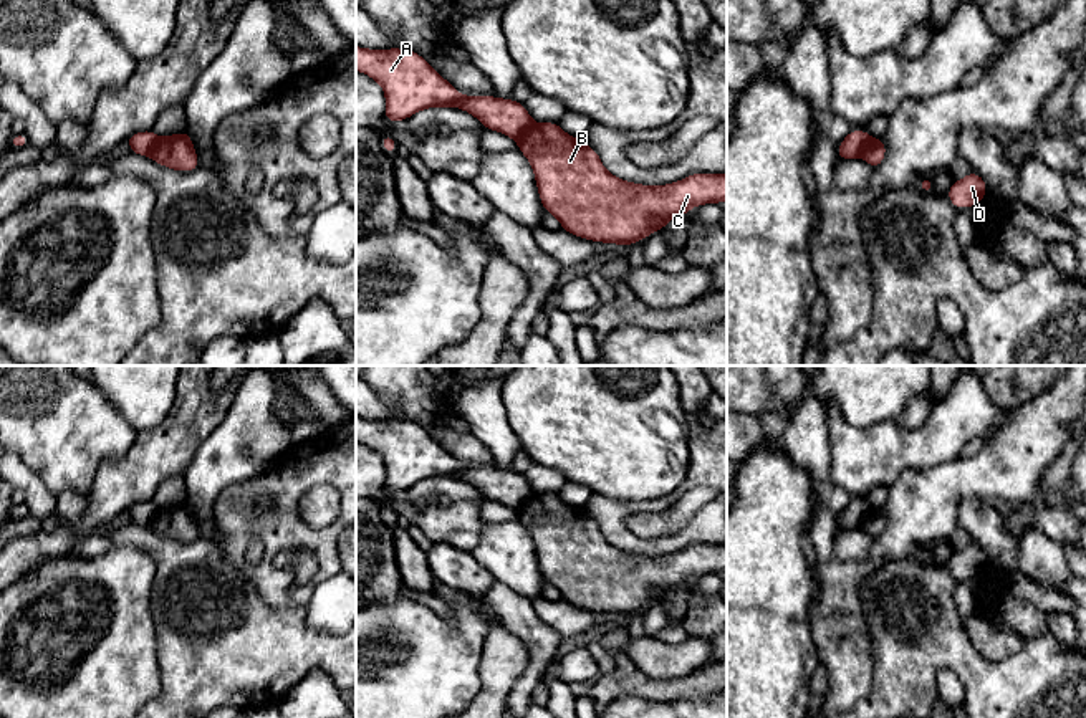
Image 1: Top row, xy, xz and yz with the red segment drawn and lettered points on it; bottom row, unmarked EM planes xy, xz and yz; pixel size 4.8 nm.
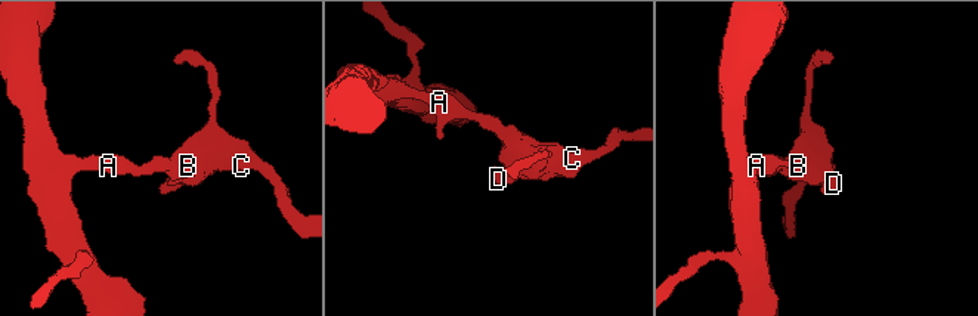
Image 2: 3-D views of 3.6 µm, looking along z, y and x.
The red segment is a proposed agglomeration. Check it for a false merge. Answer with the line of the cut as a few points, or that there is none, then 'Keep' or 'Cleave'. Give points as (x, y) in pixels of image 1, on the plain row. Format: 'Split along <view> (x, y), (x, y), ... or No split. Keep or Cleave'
Split along xz (533, 495), (515, 510). Cleave

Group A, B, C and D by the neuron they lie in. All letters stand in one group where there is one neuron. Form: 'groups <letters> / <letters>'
groups A / B C D

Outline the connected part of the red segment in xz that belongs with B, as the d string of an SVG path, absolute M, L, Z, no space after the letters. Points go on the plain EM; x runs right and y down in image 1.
M558 493L533 495L517 510L517 513L518 521L525 524L533 538L538 566L546 584L551 584L560 591L561 601L591 612L629 617L634 612L642 612L647 606L666 599L669 591L685 586L695 576L727 572L727 544L697 543L679 553L654 558L617 549L604 539L593 518L583 510L568 506Z

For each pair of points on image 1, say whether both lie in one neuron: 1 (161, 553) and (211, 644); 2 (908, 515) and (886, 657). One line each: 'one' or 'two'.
1: one
2: two

